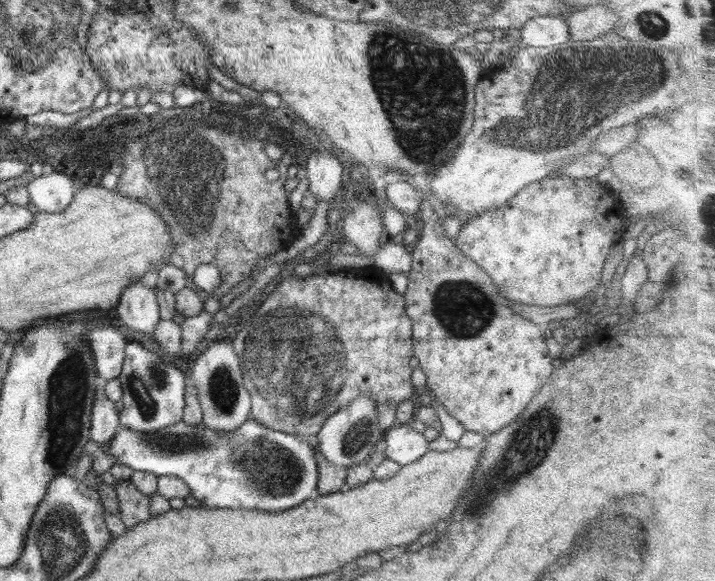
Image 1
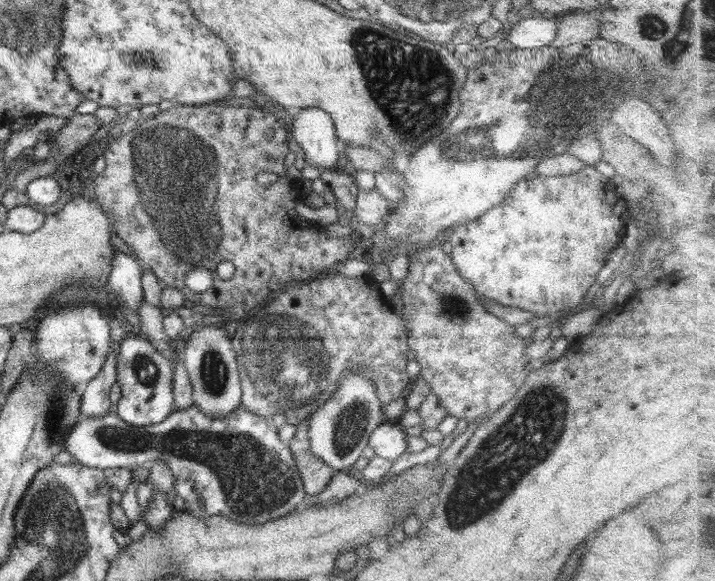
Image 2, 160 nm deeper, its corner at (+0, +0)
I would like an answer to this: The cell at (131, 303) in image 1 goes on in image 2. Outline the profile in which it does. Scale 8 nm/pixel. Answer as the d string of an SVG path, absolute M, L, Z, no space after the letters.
M116 251L111 258L111 271L109 274L109 286L116 296L118 305L133 310L137 314L137 308L142 305L144 291L142 291L141 263L130 255Z

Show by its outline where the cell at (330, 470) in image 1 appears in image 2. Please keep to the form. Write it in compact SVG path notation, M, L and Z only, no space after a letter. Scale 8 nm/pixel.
M306 422L296 425L294 437L287 444L302 477L305 494L317 495L321 490L325 490L337 471L312 452Z

